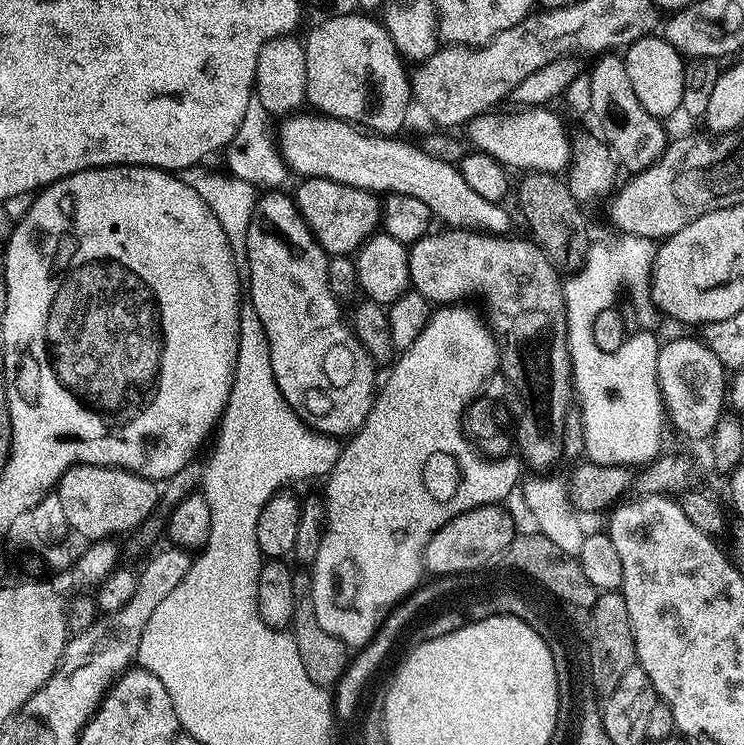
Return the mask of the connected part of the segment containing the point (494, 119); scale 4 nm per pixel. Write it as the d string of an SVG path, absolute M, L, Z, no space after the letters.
M548 106L521 107L516 112L500 113L489 110L467 125L468 136L473 140L475 151L485 152L509 170L533 170L560 174L569 167L574 156L572 140L564 120Z

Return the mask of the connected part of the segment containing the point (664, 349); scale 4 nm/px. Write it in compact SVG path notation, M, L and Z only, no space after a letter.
M684 336L681 340L664 340L660 345L656 363L656 381L660 387L660 399L667 419L684 436L692 440L707 441L712 435L714 426L718 426L720 417L726 412L726 369L723 359L712 348L707 348L700 340L691 340Z

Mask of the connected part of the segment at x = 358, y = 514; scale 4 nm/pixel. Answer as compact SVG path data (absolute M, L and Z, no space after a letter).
M453 302L437 307L429 315L422 334L414 338L414 346L403 349L391 365L392 373L385 384L383 381L379 385L366 422L341 447L338 462L326 477L328 527L316 559L310 564L312 601L322 630L352 650L364 648L390 609L417 590L426 542L458 514L478 506L500 504L522 480L520 468L511 458L487 459L473 445L472 449L464 437L466 430L459 422L462 406L470 394L480 391L485 375L497 371L500 346L485 317L483 320L474 309L462 305Z

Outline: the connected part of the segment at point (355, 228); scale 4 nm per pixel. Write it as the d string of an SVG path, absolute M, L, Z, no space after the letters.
M317 176L301 179L299 183L294 191L296 209L312 232L312 237L322 245L329 257L355 253L377 231L381 203L369 189L346 186L342 182Z

